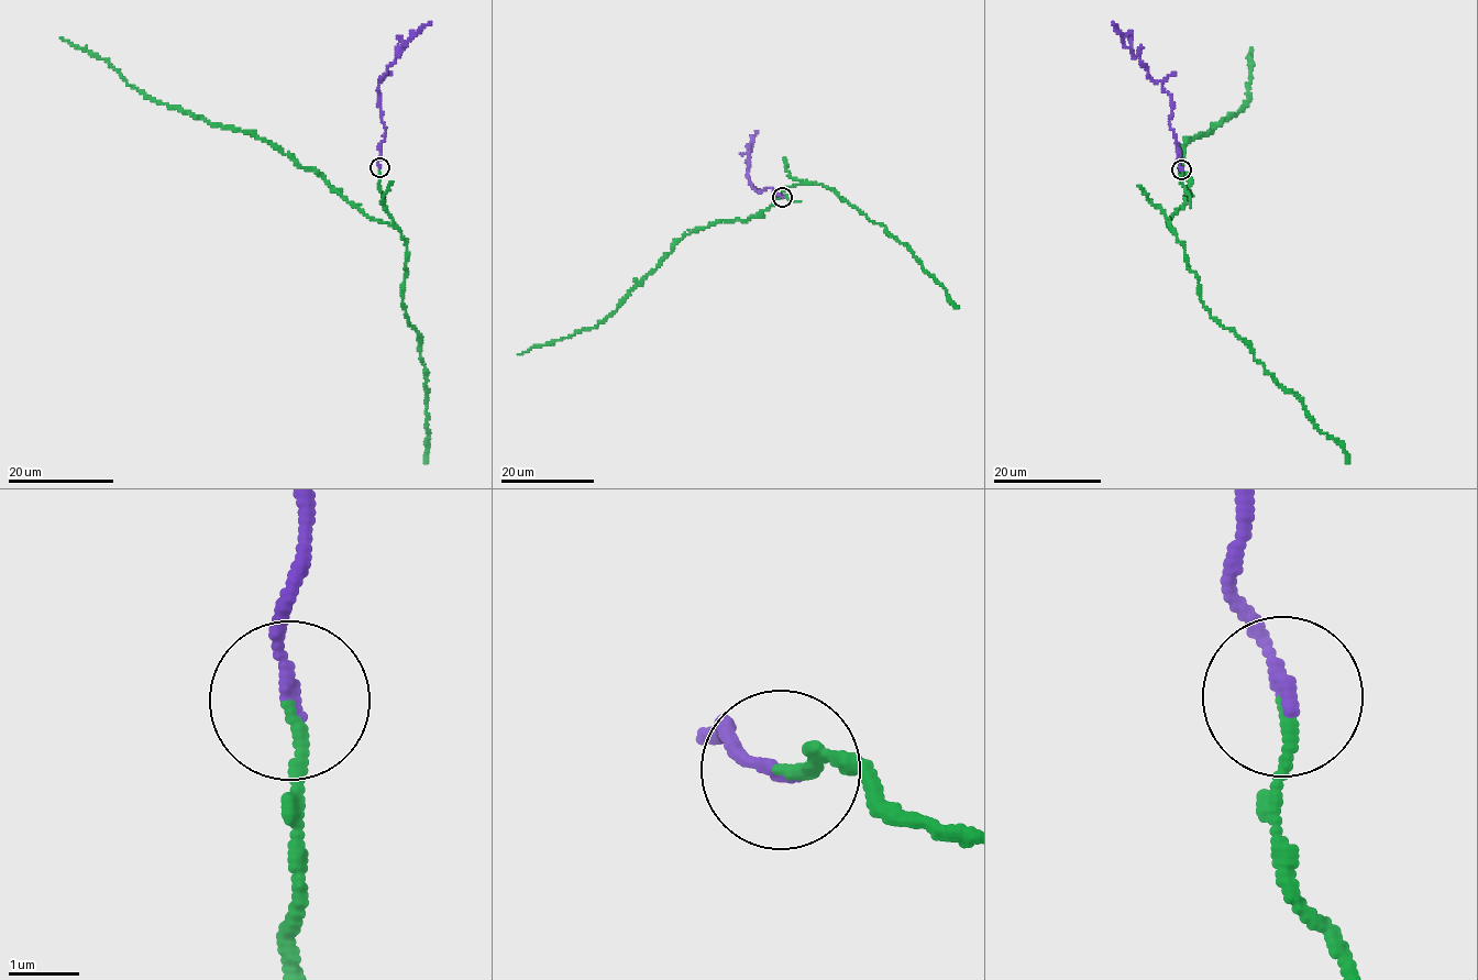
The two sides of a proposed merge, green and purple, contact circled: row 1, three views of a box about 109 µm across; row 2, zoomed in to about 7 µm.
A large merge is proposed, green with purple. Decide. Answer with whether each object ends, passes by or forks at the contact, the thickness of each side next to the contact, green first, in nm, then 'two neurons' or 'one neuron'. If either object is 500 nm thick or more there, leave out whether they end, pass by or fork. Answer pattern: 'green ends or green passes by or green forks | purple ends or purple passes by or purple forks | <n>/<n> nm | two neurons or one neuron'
green ends | purple ends | 150/200 nm | one neuron

